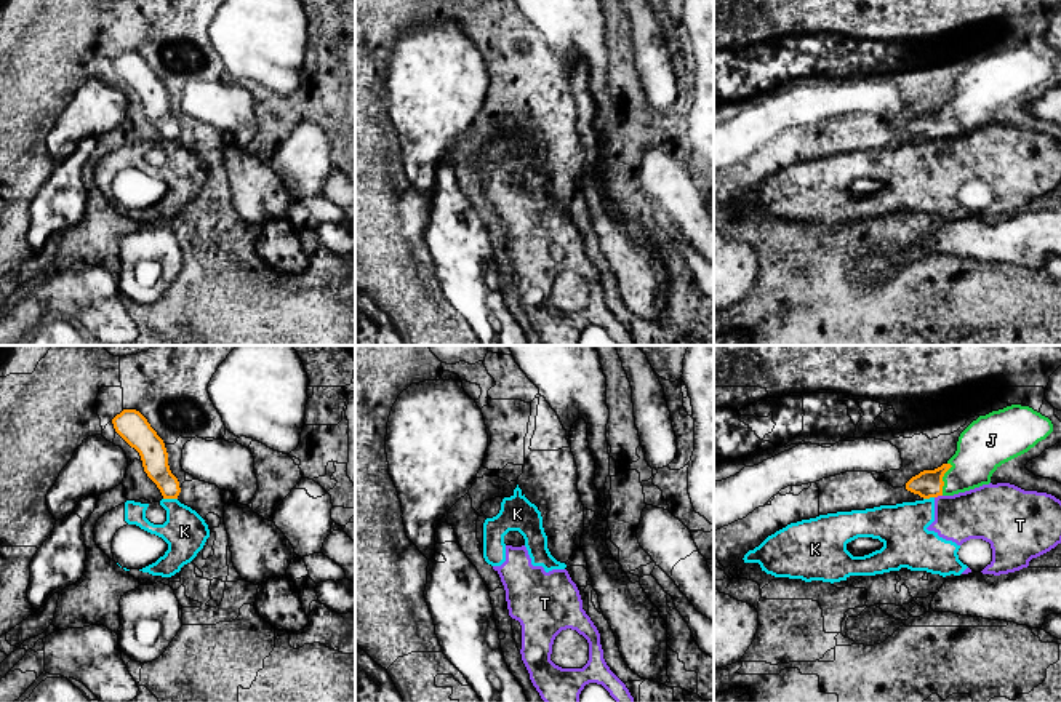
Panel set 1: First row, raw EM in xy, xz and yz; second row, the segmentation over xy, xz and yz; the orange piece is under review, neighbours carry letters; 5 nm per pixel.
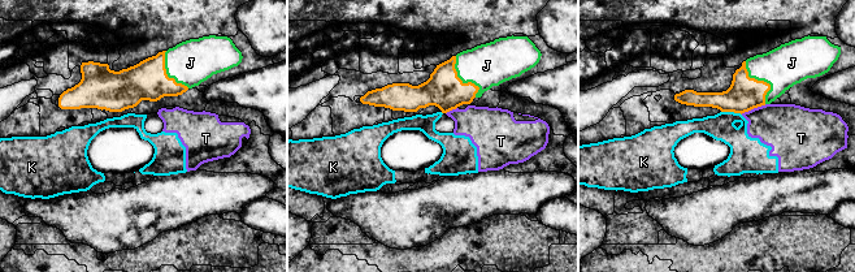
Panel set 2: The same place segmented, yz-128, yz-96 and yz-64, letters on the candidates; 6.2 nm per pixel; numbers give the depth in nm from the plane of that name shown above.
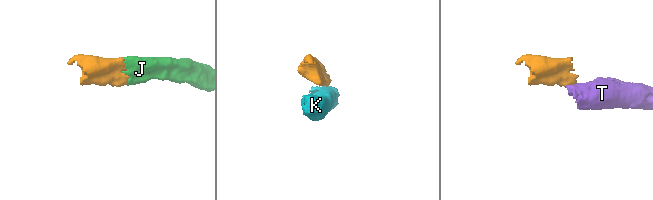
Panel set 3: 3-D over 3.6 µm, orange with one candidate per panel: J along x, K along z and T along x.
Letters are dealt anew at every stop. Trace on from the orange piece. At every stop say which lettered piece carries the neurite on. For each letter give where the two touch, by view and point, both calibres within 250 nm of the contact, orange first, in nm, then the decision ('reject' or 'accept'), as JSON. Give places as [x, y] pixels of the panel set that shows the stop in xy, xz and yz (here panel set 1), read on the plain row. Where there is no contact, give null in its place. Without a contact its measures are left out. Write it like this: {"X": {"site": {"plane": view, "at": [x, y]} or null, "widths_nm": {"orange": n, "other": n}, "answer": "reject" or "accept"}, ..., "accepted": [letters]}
{"J": {"site": {"plane": "yz", "at": [941, 120]}, "widths_nm": {"orange": 140, "other": 240}, "answer": "accept"}, "K": {"site": {"plane": "xy", "at": [170, 139]}, "widths_nm": {"orange": 140, "other": 220}, "answer": "reject"}, "T": {"site": {"plane": "yz", "at": [938, 136]}, "widths_nm": {"orange": 140, "other": 260}, "answer": "reject"}, "accepted": ["J"]}

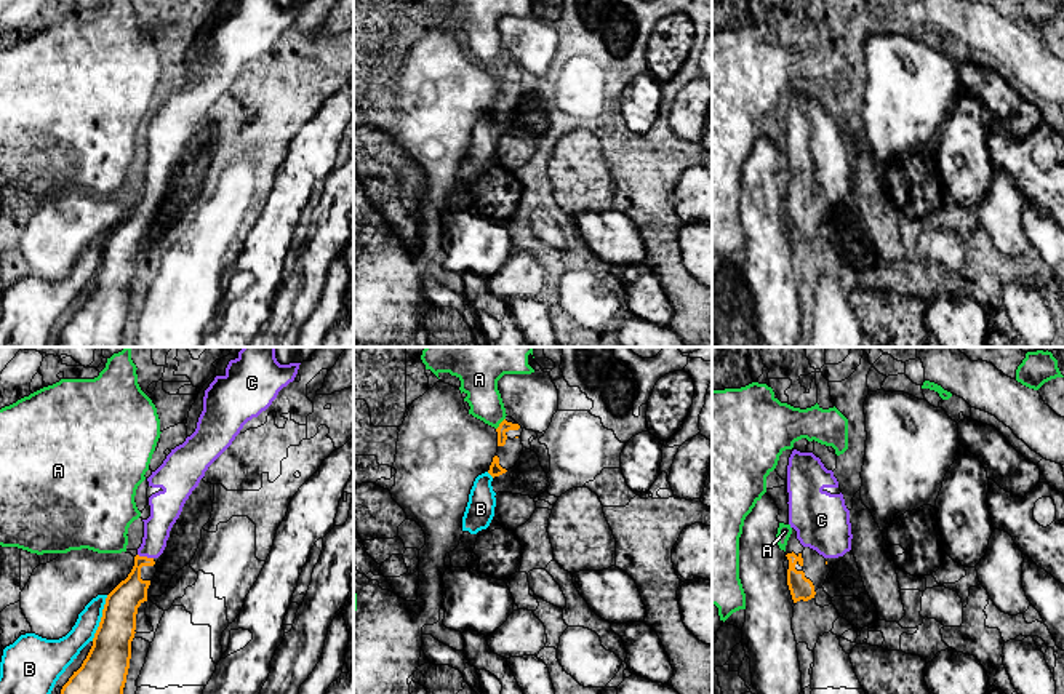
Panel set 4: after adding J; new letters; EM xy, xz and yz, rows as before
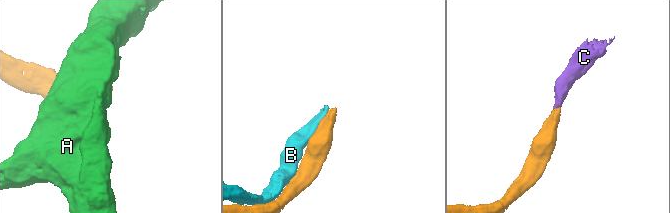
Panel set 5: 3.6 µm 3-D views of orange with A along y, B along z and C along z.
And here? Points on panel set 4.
{"A": {"site": {"plane": "xz", "at": [500, 66]}, "widths_nm": {"orange": 60, "other": 190}, "answer": "reject"}, "B": {"site": {"plane": "xy", "at": [101, 259]}, "widths_nm": {"orange": 220, "other": 130}, "answer": "reject"}, "C": {"site": {"plane": "xy", "at": [146, 199]}, "widths_nm": {"orange": 160, "other": 140}, "answer": "accept"}, "accepted": ["C"]}

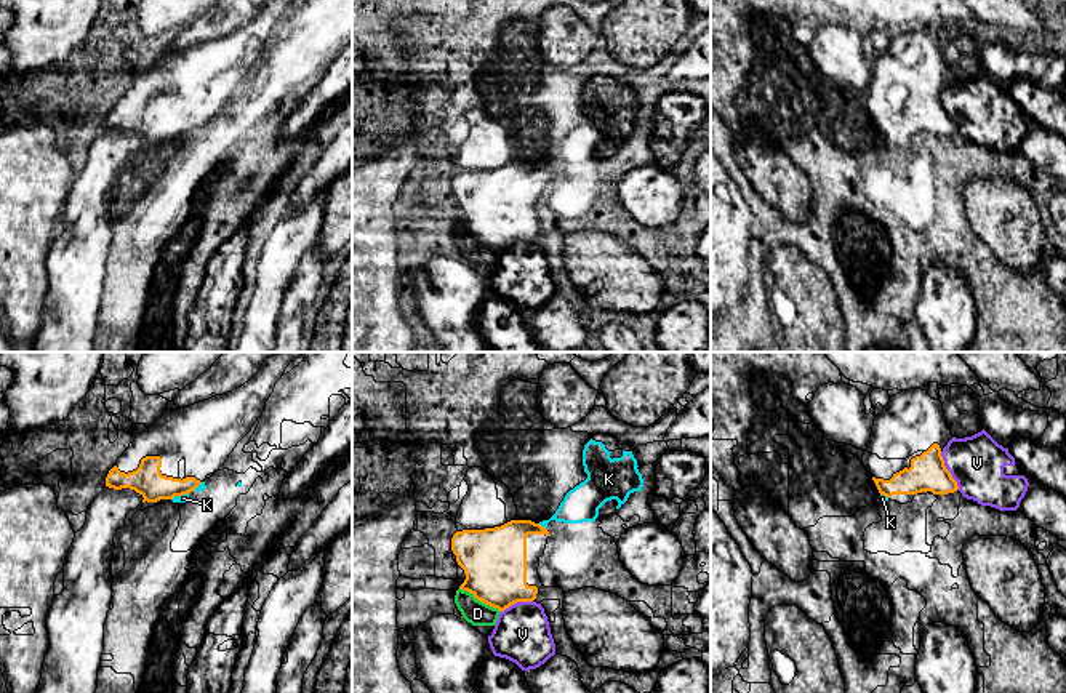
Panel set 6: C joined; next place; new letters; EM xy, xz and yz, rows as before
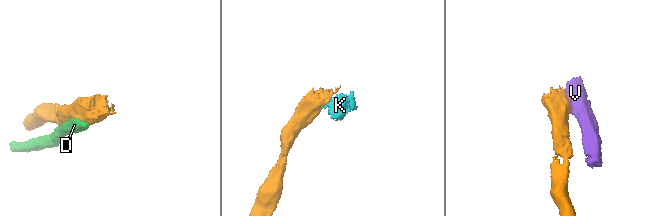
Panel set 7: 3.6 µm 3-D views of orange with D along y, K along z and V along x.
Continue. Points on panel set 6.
{"D": {"site": {"plane": "xz", "at": [480, 242]}, "widths_nm": {"orange": 320, "other": 120}, "answer": "reject"}, "K": {"site": {"plane": "xz", "at": [543, 168]}, "widths_nm": {"orange": 260, "other": 180}, "answer": "reject"}, "V": {"site": {"plane": "yz", "at": [948, 112]}, "widths_nm": {"orange": 190, "other": 280}, "answer": "reject"}, "accepted": []}

